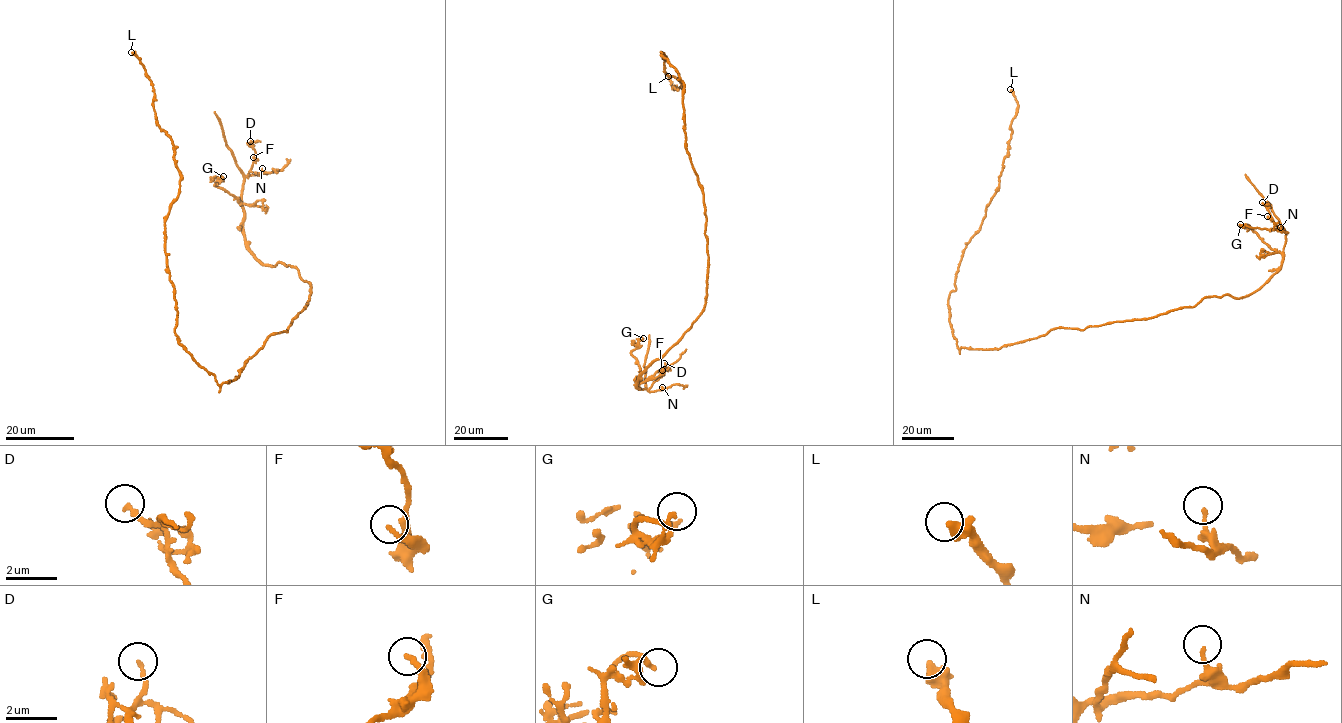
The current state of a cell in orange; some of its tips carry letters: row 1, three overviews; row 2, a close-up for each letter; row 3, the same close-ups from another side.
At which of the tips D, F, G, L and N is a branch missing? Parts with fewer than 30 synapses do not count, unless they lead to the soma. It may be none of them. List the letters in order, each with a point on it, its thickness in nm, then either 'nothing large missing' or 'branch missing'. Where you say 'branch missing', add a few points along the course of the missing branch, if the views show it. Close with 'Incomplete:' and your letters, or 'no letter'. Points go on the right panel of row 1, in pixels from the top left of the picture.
D: (1262, 202) | 180 nm | nothing large missing
F: (1267, 216) | 200 nm | nothing large missing
G: (1240, 224) | 150 nm | nothing large missing
L: (1010, 89) | 480 nm | nothing large missing
N: (1280, 227) | 160 nm | nothing large missing
Incomplete: no letter

